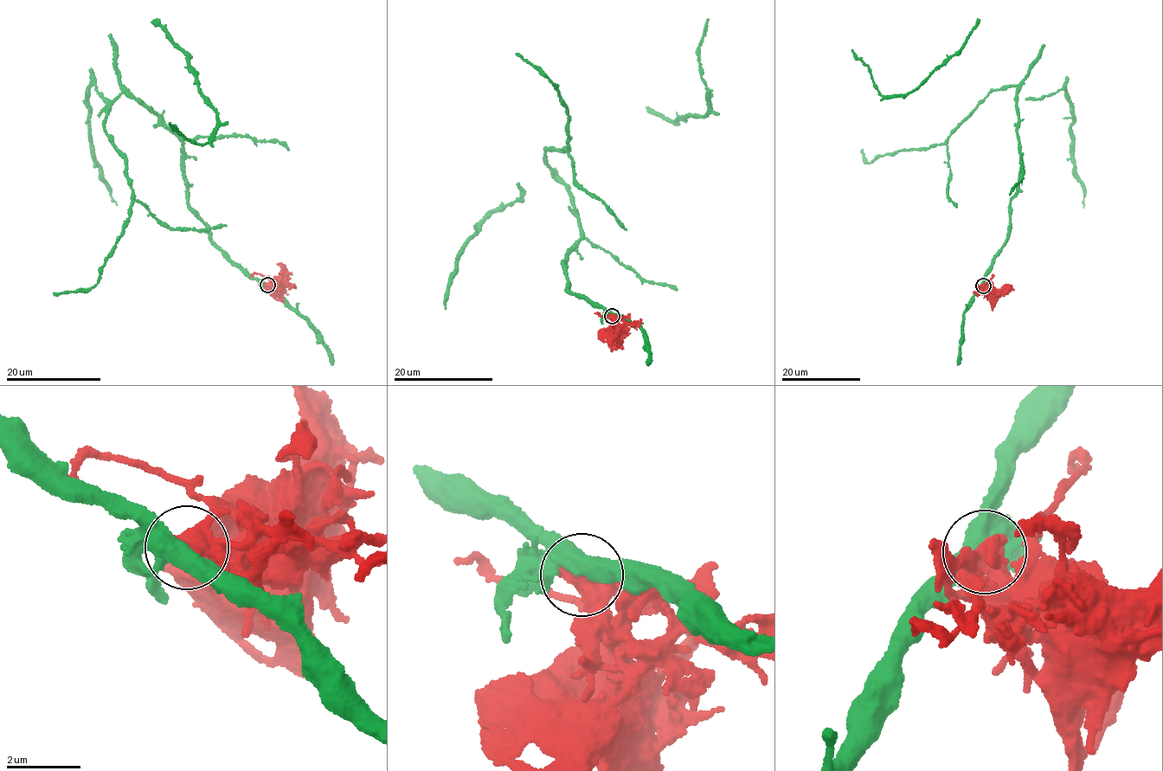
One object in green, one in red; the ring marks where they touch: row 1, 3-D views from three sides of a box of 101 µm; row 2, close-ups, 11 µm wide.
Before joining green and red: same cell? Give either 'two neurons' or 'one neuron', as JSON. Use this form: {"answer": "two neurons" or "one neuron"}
{"answer": "two neurons"}

